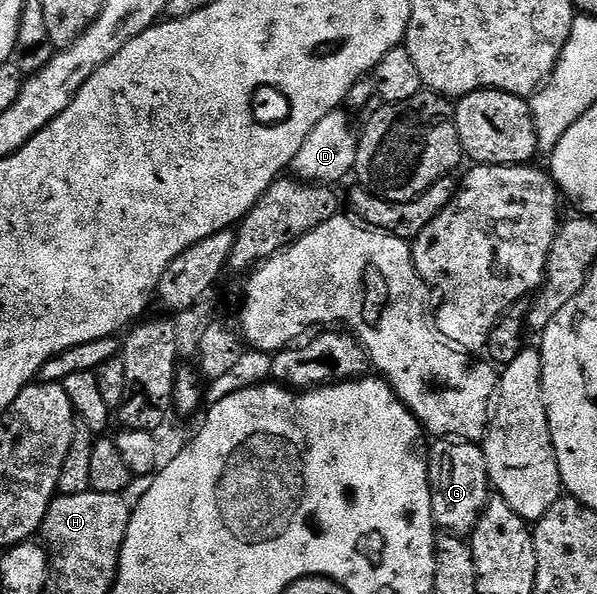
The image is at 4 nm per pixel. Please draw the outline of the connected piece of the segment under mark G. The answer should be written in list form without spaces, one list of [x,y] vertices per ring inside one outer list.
[[[439,439],[427,451],[427,474],[436,526],[442,532],[470,534],[491,498],[491,484],[482,448],[474,442]]]

